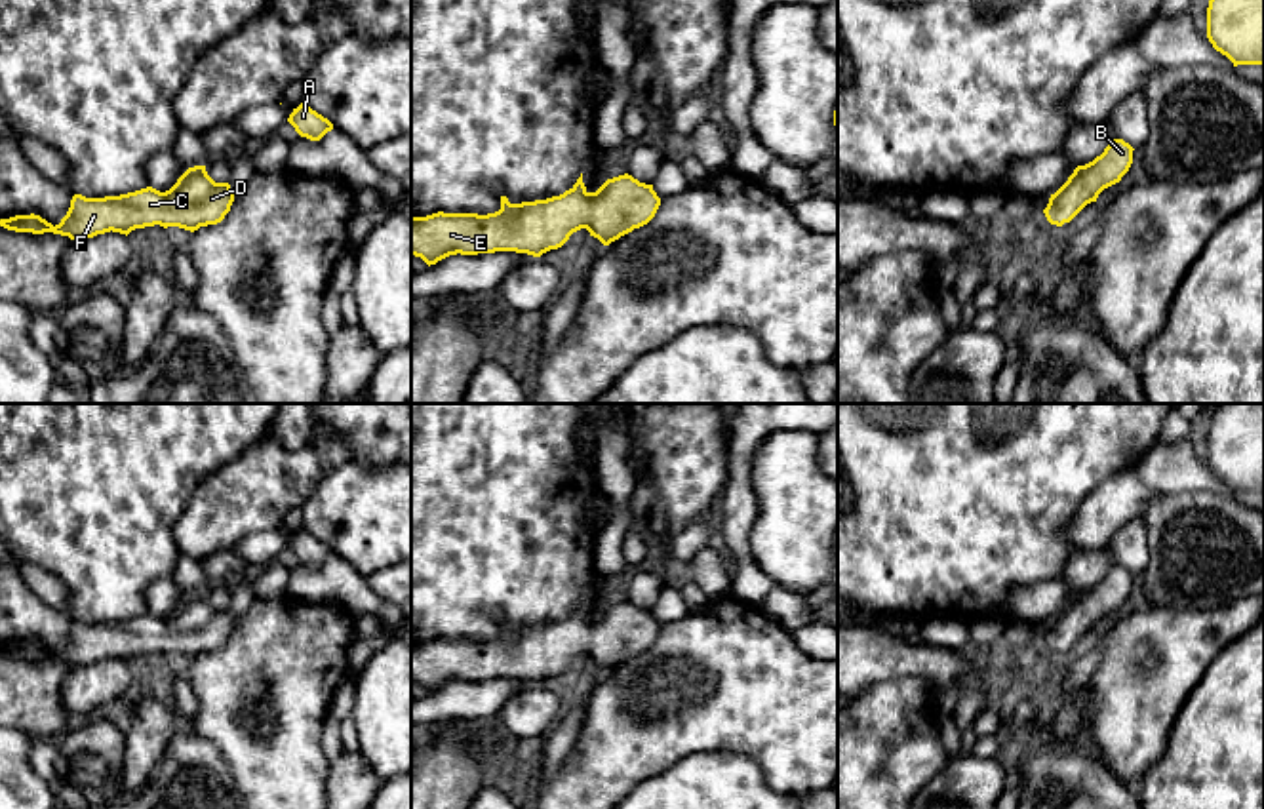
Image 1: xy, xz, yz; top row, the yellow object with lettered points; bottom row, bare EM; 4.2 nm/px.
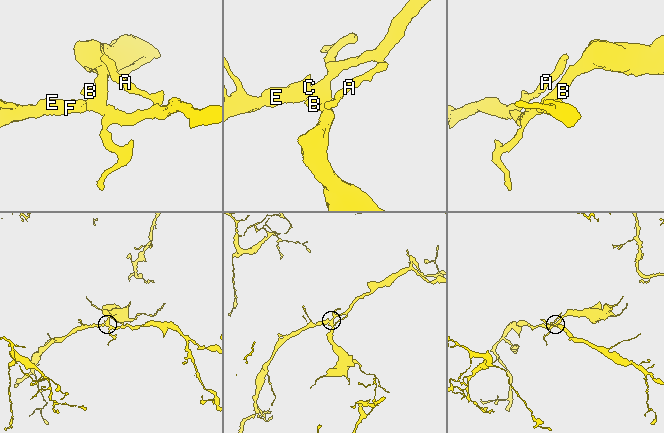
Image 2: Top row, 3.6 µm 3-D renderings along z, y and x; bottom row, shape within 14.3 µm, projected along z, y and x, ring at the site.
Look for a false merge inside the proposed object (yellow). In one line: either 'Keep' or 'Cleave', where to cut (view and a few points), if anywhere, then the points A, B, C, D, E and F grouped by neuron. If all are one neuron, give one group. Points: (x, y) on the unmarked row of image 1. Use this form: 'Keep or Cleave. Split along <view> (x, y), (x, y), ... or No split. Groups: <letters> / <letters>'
Keep. No split. Groups: A B C D E F

